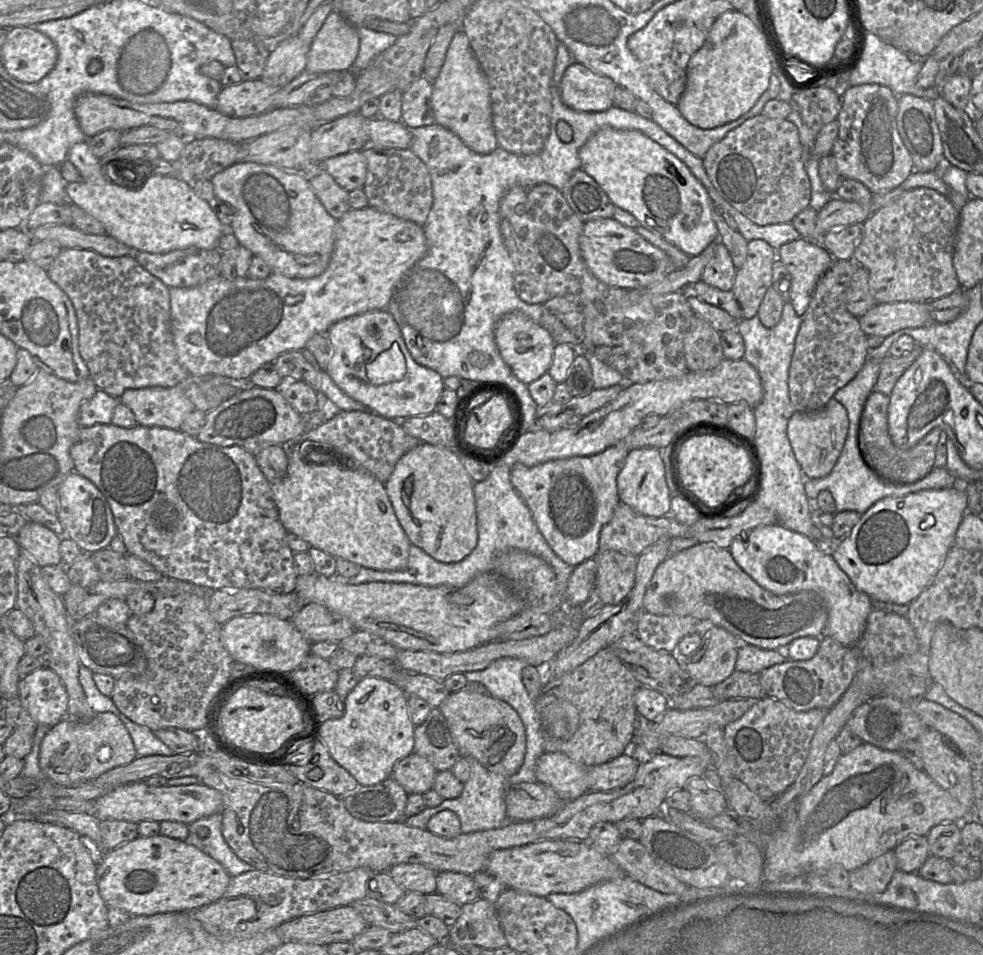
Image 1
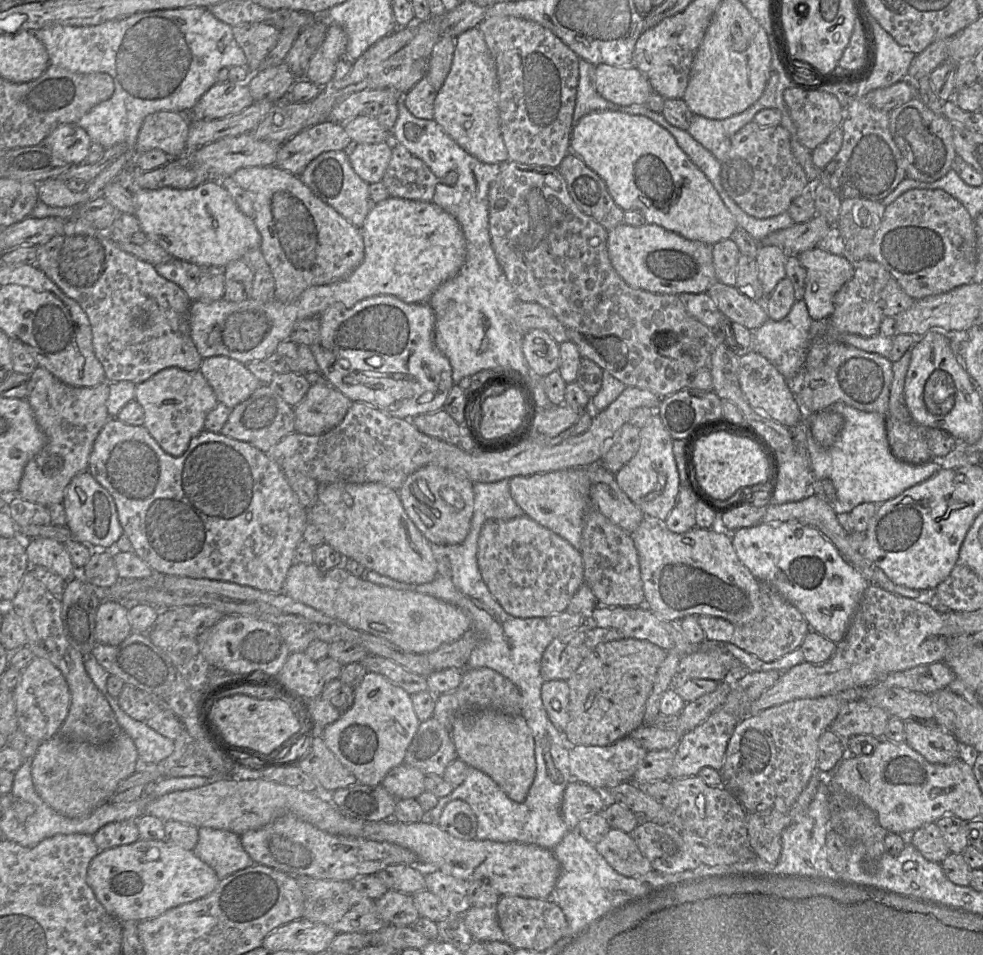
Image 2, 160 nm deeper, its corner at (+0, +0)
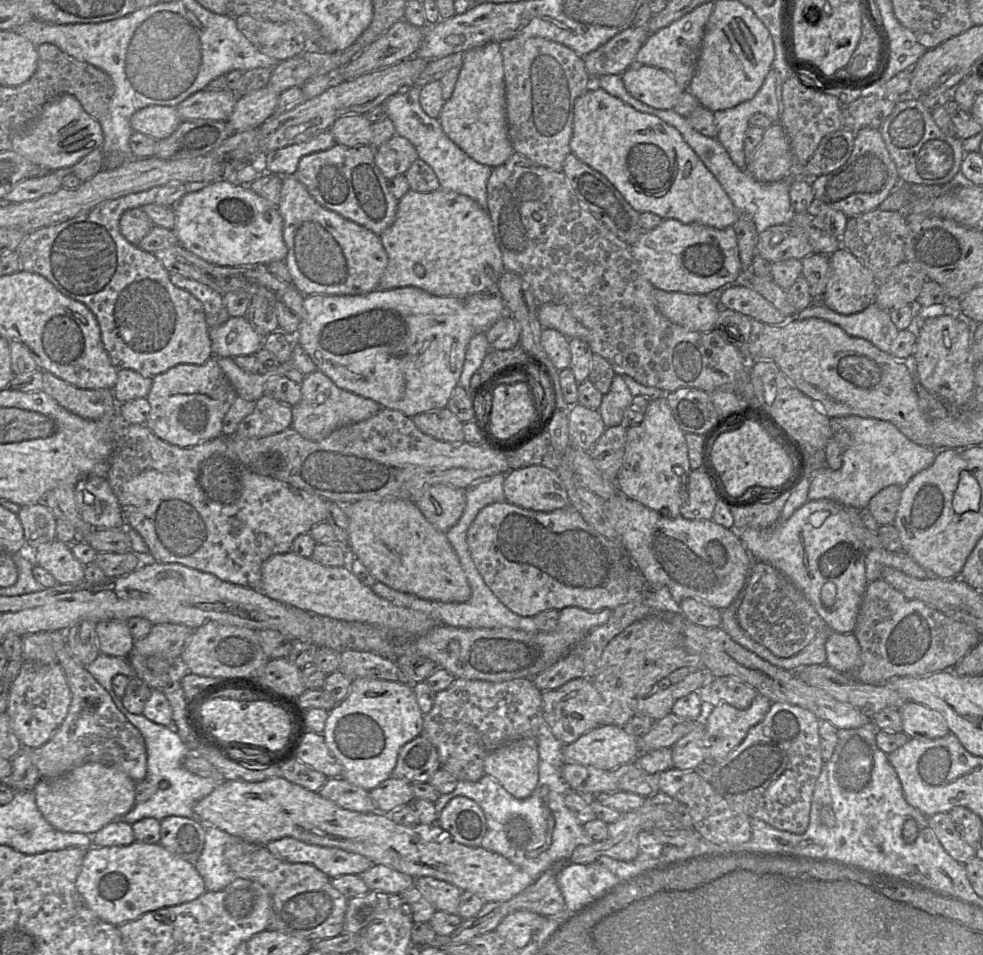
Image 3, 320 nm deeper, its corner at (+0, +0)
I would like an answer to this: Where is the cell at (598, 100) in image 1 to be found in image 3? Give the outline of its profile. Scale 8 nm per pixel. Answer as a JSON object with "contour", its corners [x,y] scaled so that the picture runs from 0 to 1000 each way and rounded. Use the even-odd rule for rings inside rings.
{"contour":[[[645,67],[632,82],[642,101],[669,115],[683,115],[697,95],[680,75],[659,68]]]}

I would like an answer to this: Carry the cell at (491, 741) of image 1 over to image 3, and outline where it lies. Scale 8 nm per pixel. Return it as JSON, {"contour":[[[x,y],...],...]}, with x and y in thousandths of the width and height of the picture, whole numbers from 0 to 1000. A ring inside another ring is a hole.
{"contour":[[[530,773],[502,785],[493,794],[492,808],[493,812],[506,817],[523,836],[535,837],[547,820],[545,774]]]}

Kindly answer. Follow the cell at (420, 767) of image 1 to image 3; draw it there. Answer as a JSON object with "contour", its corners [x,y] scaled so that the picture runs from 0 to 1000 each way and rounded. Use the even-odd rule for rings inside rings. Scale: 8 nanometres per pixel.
{"contour":[[[396,814],[384,824],[375,827],[381,848],[397,852],[404,846],[422,838],[419,821],[411,816]]]}

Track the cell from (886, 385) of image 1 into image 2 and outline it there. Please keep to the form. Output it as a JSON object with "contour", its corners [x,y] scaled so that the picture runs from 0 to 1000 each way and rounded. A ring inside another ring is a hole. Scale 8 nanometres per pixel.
{"contour":[[[927,365],[923,366],[916,377],[907,380],[908,397],[903,431],[900,435],[900,447],[903,465],[909,479],[918,484],[933,487],[961,479],[973,468],[975,462],[961,450],[938,446],[929,440],[920,419],[920,402],[926,377]]]}

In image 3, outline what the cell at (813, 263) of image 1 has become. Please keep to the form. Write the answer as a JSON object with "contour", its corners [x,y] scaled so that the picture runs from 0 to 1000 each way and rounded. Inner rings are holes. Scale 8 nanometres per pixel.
{"contour":[[[855,259],[843,267],[844,287],[836,317],[854,329],[864,330],[889,316],[893,295],[866,264]]]}

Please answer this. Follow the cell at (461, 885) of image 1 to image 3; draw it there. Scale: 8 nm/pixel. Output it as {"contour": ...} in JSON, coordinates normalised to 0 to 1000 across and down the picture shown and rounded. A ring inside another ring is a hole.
{"contour":[[[440,918],[422,920],[422,928],[430,938],[444,951],[458,957],[465,957],[470,933],[463,927]]]}

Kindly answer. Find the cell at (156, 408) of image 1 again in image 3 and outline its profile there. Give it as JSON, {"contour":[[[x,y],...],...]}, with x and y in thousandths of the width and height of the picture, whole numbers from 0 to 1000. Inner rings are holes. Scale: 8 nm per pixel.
{"contour":[[[215,374],[205,382],[181,381],[155,396],[155,404],[149,416],[154,425],[154,430],[148,445],[160,458],[174,466],[192,469],[204,463],[227,457],[227,439],[241,417],[241,412],[221,381],[220,375],[222,374]]]}

